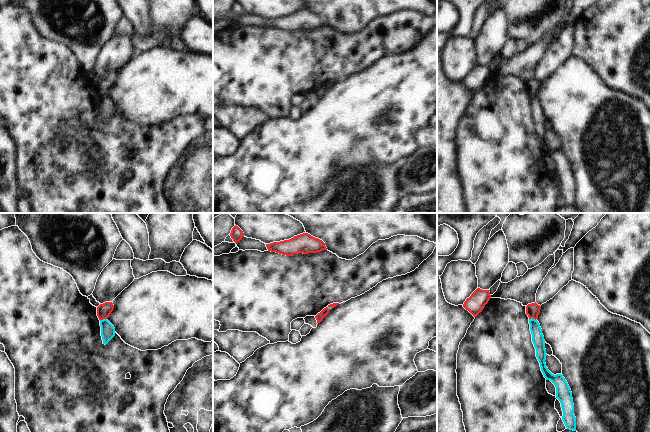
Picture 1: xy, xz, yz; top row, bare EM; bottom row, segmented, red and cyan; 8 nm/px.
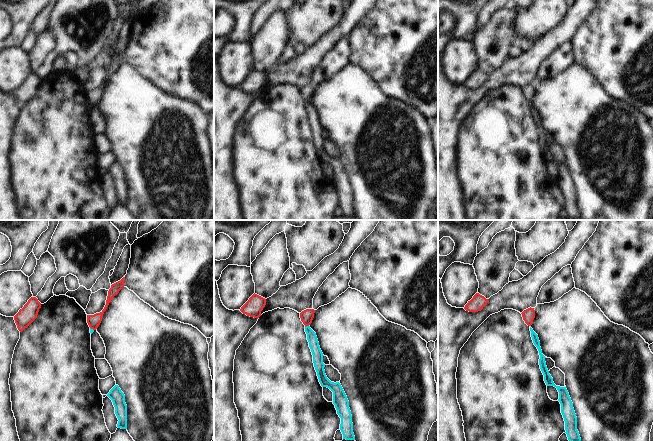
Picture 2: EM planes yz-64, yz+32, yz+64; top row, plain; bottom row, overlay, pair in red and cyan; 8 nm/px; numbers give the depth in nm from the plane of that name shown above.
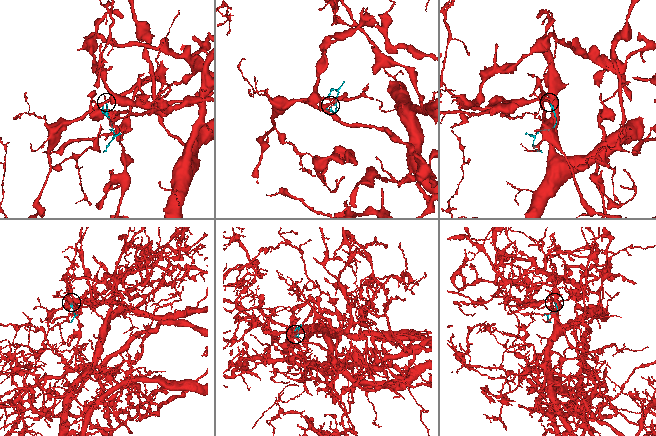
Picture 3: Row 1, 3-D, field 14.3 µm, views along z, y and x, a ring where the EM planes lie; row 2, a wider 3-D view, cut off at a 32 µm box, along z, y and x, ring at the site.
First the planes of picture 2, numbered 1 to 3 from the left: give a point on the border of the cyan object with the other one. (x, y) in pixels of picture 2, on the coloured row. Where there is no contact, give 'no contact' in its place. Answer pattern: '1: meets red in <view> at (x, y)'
1: meets red in yz-64 at (92, 328)
2: meets red in yz+32 at (306, 325)
3: no contact

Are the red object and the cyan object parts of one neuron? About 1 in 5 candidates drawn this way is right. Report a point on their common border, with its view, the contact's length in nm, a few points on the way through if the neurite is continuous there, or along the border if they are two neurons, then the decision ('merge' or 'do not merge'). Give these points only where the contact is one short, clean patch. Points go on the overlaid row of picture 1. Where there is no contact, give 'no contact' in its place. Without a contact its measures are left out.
contact xy (103, 318); length 60 nm; border xy (106, 318), (100, 320); do not merge

